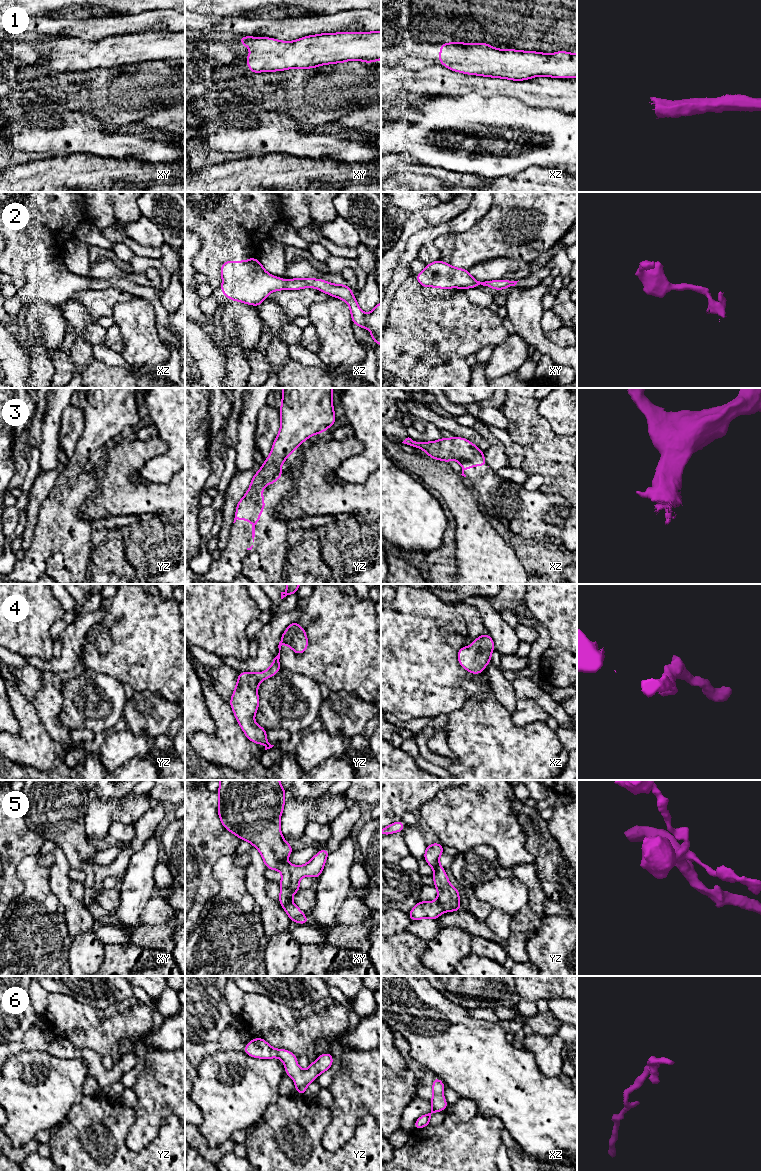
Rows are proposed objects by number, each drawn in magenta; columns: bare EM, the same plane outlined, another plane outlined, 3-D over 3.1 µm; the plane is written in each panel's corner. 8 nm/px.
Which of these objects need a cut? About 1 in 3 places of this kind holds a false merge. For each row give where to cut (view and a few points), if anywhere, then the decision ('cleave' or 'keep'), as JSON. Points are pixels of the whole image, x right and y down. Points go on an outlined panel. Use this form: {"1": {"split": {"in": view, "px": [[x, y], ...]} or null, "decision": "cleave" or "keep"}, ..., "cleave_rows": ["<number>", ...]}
{"1": {"split": null, "decision": "keep"}, "2": {"split": null, "decision": "keep"}, "3": {"split": null, "decision": "keep"}, "4": {"split": null, "decision": "keep"}, "5": {"split": null, "decision": "keep"}, "6": {"split": null, "decision": "keep"}, "cleave_rows": []}

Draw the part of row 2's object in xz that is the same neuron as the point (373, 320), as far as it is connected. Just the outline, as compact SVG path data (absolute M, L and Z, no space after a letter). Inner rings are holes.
M248 258L247 261L226 261L221 265L221 276L223 283L220 287L221 291L225 294L226 298L240 301L245 304L259 306L269 293L277 290L300 290L306 287L316 288L326 294L333 297L344 300L350 307L352 323L360 326L364 330L368 327L372 329L369 333L371 338L377 345L381 345L381 302L378 303L370 314L364 313L356 298L352 295L352 288L347 285L336 285L333 283L326 282L322 279L313 278L296 278L284 280L276 276L270 275L261 265L261 263L255 258Z

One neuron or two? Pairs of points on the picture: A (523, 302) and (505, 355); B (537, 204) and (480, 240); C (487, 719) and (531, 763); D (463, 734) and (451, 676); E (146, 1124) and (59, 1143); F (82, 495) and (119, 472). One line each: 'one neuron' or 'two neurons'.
A: two neurons
B: one neuron
C: one neuron
D: two neurons
E: two neurons
F: two neurons

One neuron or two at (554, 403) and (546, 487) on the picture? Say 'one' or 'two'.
two

